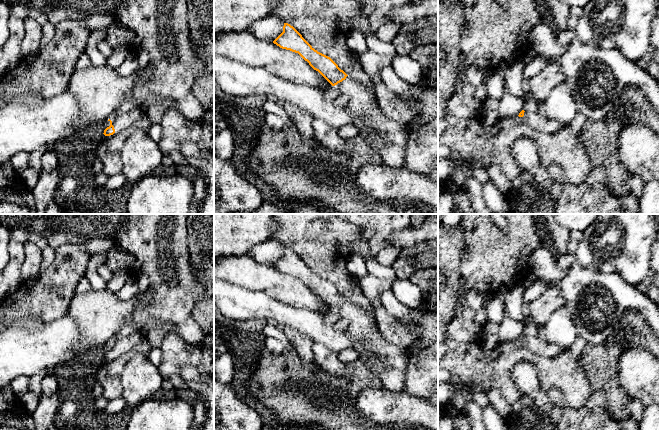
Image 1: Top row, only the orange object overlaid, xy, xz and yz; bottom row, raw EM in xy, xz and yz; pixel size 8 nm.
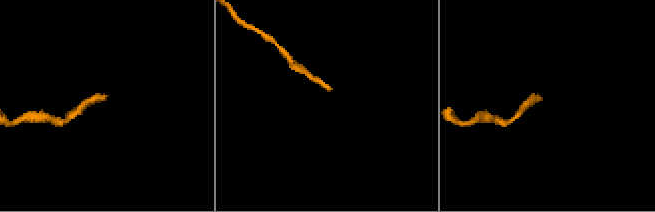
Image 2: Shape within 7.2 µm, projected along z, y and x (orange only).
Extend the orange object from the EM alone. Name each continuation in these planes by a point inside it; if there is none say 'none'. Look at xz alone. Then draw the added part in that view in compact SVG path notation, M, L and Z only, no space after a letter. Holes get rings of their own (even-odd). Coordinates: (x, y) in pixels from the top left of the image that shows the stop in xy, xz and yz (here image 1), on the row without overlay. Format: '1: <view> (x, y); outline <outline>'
1: xz (388, 361); outline M350 300L336 310L356 342L355 350L360 360L378 376L384 389L403 392L405 372L410 362L407 348L388 342L381 335L375 318Z

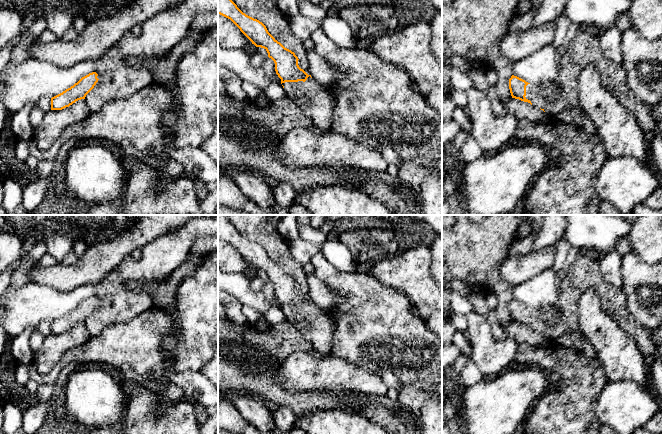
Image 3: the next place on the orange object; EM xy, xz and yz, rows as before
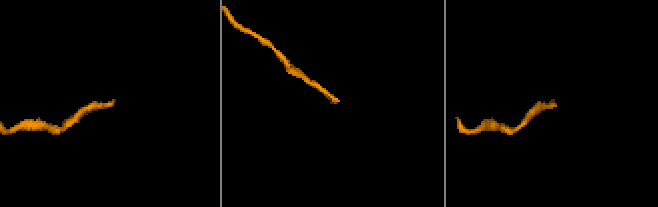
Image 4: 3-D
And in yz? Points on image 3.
1: yz (549, 320); outline M556 305L528 308L525 321L534 331L543 333L550 340L555 340L565 331L565 319Z

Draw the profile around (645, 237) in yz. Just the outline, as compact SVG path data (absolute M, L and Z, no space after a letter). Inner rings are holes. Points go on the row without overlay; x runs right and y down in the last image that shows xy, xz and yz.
M627 215L631 225L626 235L632 252L646 263L662 260L662 215Z

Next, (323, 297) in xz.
M315 274L306 277L311 301L322 309L331 310L338 304L338 297Z

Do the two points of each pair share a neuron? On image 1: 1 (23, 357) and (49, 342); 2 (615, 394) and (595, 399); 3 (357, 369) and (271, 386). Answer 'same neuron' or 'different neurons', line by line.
1: same neuron
2: different neurons
3: same neuron

